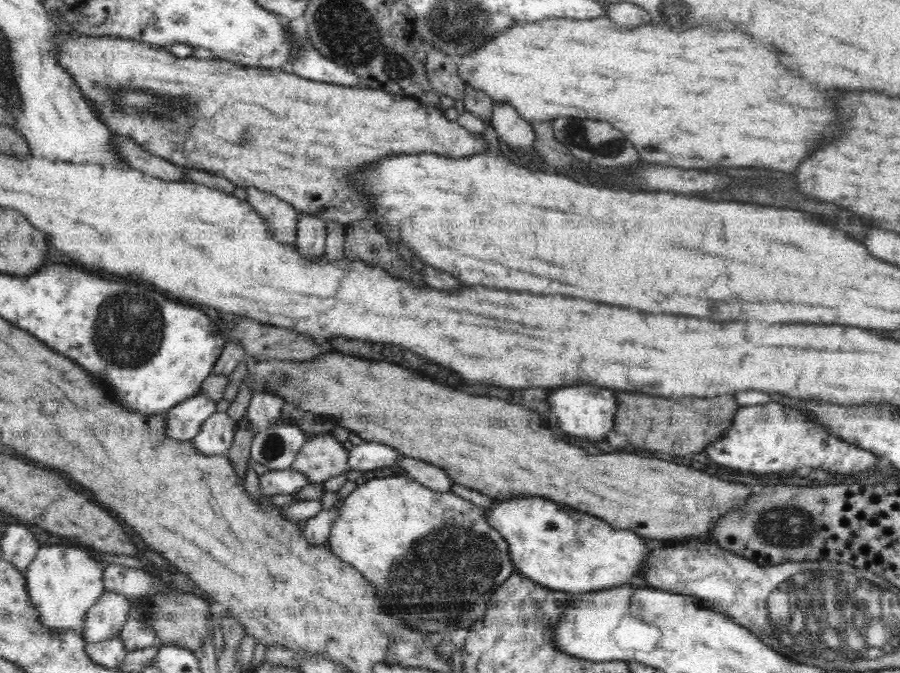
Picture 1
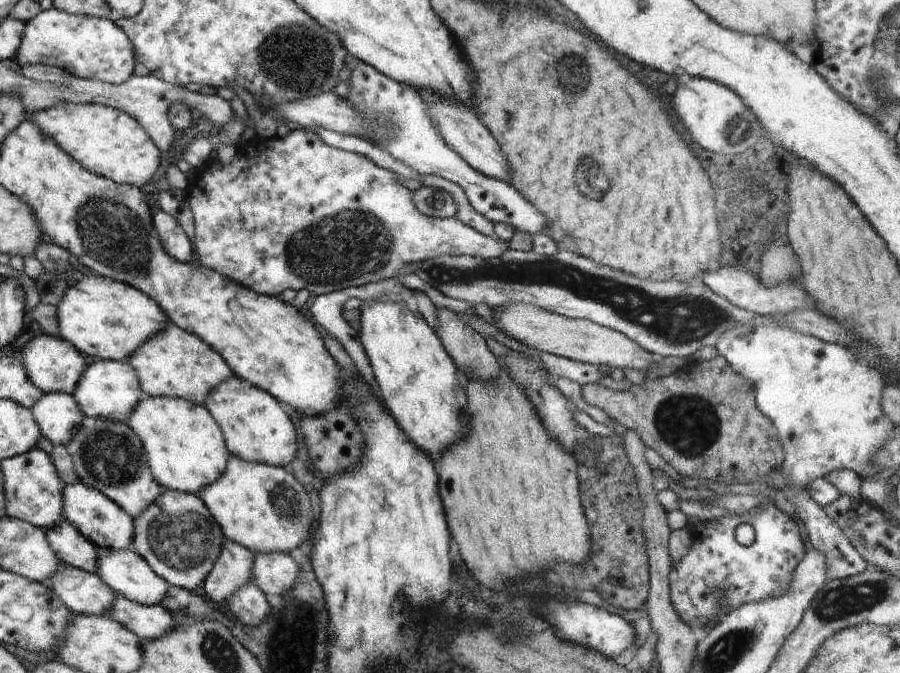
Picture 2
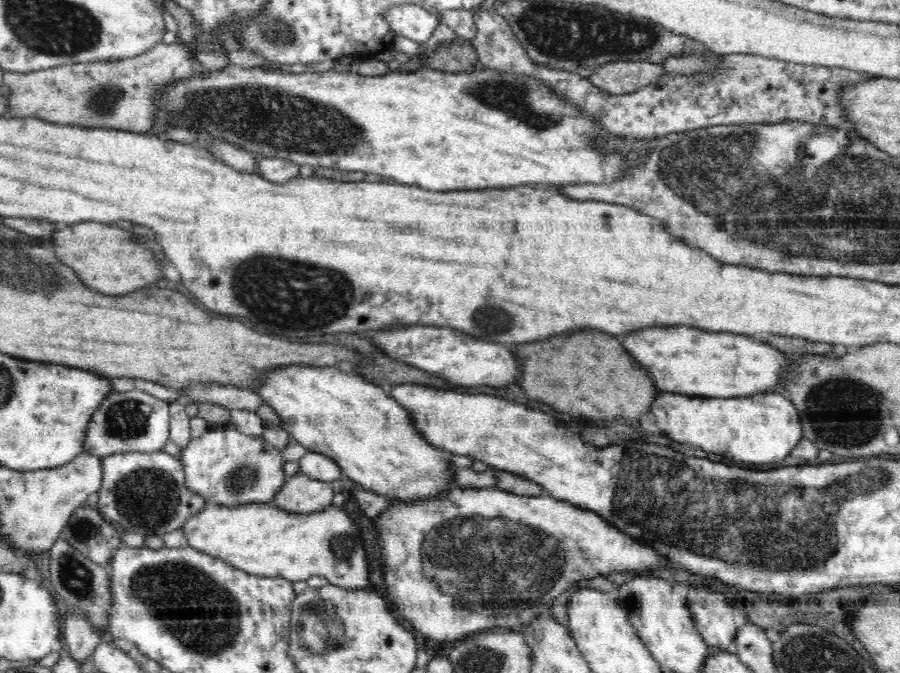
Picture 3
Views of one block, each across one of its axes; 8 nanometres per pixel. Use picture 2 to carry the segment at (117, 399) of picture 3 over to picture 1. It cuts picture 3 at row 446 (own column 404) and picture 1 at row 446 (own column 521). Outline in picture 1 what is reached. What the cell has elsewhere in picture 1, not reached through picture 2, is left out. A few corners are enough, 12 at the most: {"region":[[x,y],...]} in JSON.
{"region":[[216,411],[191,439],[206,456],[225,455],[236,429],[227,413]]}

